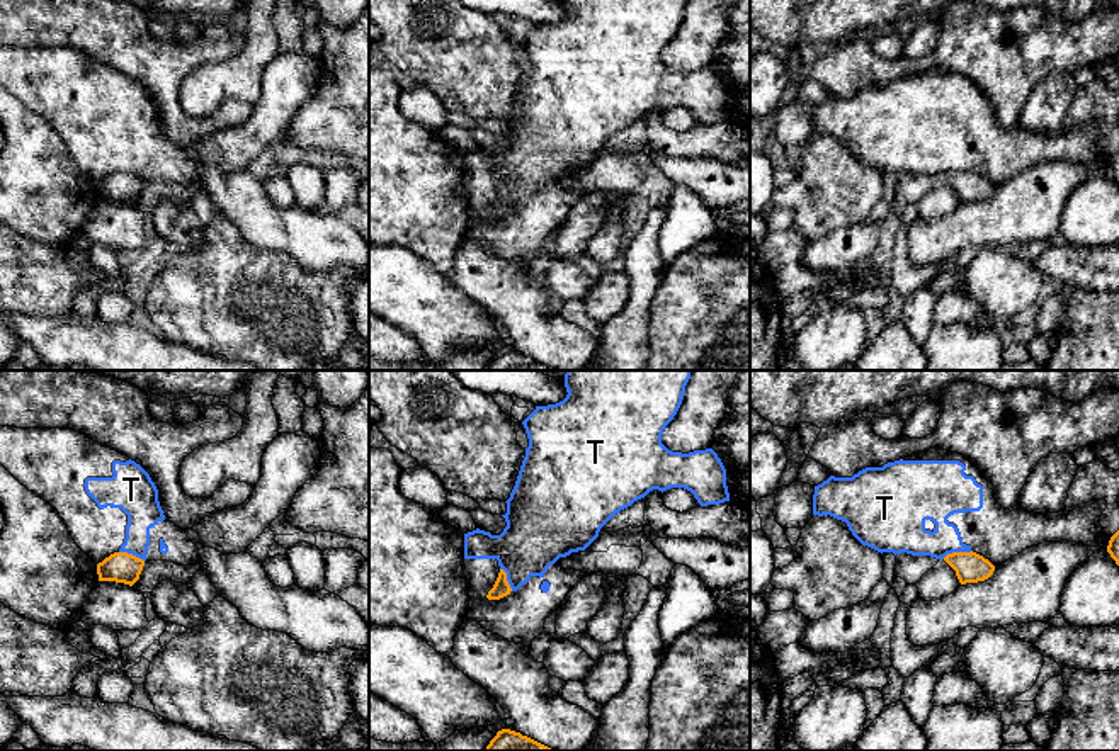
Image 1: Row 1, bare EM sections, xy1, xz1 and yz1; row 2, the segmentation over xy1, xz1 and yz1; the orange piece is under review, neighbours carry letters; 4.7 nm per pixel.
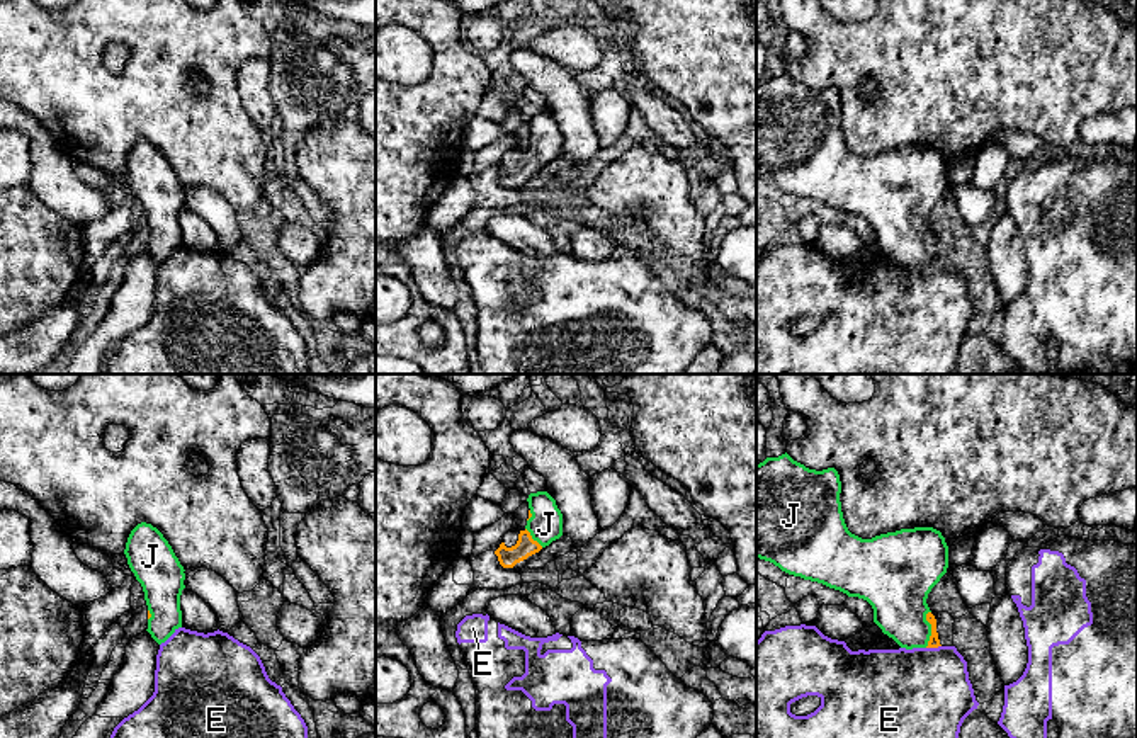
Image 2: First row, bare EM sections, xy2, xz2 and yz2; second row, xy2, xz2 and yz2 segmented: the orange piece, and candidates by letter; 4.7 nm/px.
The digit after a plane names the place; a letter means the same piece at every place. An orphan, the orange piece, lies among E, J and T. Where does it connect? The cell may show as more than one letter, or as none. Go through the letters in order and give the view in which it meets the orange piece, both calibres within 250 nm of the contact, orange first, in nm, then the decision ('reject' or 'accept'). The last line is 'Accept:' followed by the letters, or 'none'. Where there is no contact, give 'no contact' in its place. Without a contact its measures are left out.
E: contact in yz2; calibres 50 and 460 nm; reject
J: contact in yz2; calibres 50 and 280 nm; accept
T: contact in yz1; calibres 140 and 180 nm; reject
Accept: J

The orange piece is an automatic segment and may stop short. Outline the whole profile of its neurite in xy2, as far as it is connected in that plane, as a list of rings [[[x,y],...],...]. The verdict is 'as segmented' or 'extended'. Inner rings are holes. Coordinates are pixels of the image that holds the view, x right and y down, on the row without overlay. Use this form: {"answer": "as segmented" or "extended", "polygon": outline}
{"answer": "extended", "polygon": [[[146,141],[131,150],[124,173],[144,211],[146,250],[161,264],[182,247],[180,214],[185,207],[185,189],[163,153]]]}

